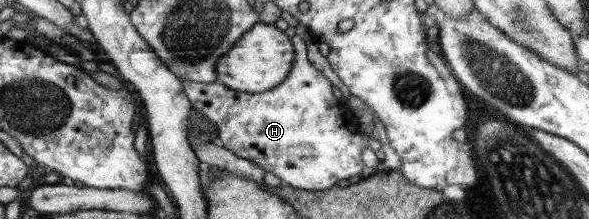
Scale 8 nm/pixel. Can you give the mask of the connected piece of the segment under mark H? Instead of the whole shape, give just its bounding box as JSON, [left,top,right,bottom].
[179,34,369,191]

